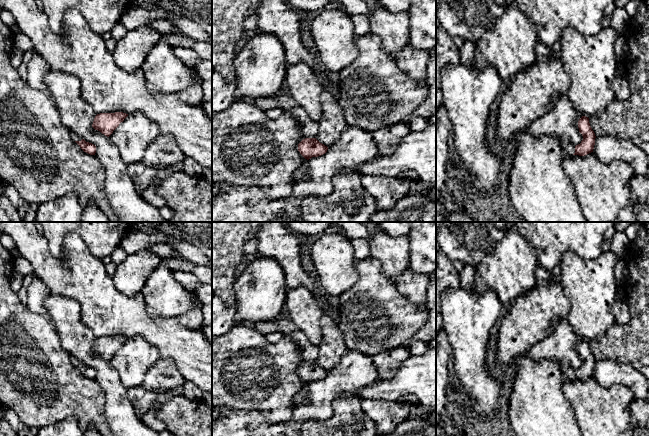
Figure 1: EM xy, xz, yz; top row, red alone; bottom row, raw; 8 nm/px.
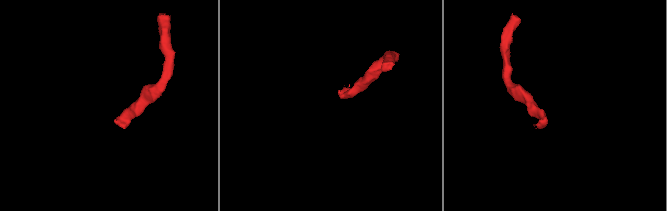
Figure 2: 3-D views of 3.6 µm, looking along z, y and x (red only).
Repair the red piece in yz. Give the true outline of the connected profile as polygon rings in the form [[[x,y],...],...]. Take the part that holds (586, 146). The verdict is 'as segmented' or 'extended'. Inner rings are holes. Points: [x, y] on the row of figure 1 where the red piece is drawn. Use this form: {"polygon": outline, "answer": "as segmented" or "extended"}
{"polygon": [[[582,116],[578,121],[579,132],[583,136],[583,140],[580,144],[574,146],[570,143],[563,142],[560,144],[560,147],[564,153],[564,155],[579,155],[585,156],[591,152],[593,152],[595,145],[595,133],[592,130],[589,118],[586,116]]], "answer": "extended"}

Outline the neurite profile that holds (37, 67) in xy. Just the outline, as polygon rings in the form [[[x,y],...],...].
[[[32,49],[32,58],[27,63],[27,79],[29,87],[46,93],[52,100],[47,87],[44,84],[45,75],[51,71],[47,61],[35,49]]]

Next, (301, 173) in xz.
[[[305,159],[304,162],[295,170],[292,181],[296,183],[297,181],[304,180],[308,176],[308,160]]]

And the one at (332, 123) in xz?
[[[324,90],[320,100],[322,116],[318,121],[319,129],[315,138],[329,148],[340,139],[341,133],[348,125],[335,92]]]

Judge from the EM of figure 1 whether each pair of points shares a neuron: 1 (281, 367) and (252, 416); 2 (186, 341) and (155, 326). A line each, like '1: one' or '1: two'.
1: two
2: one

